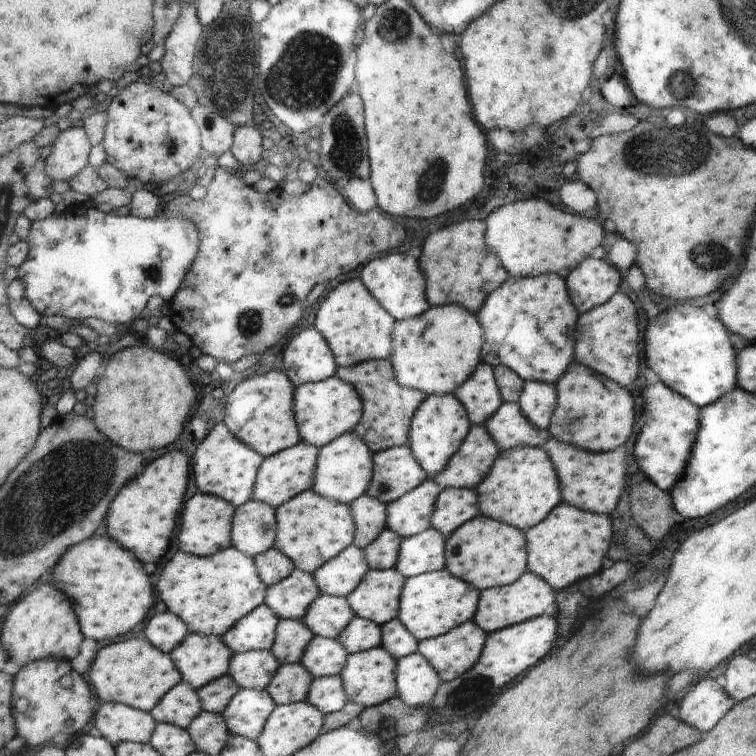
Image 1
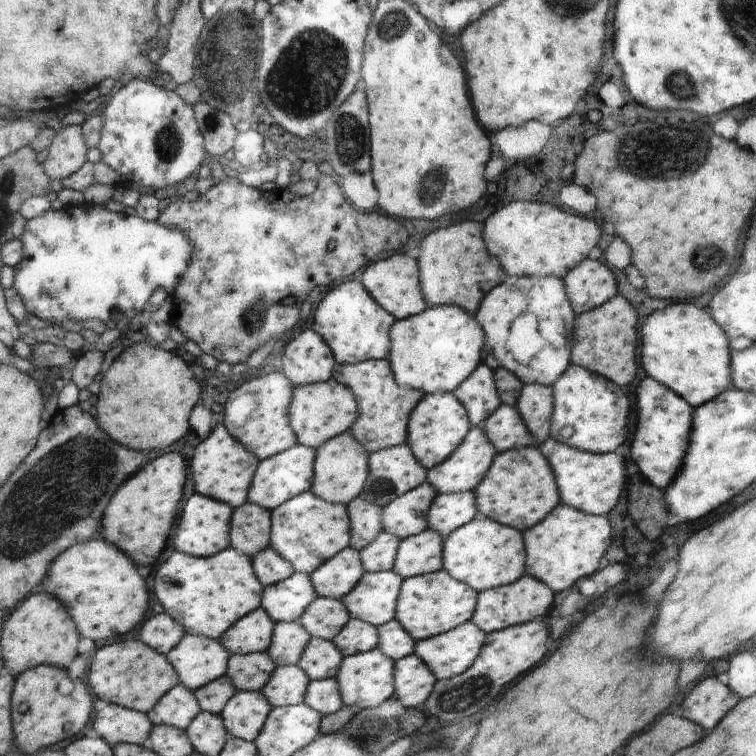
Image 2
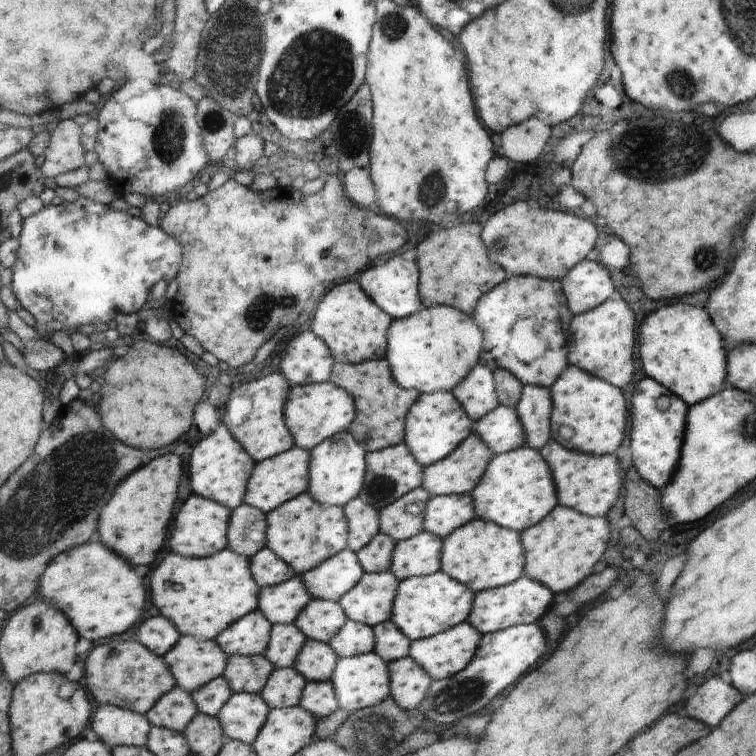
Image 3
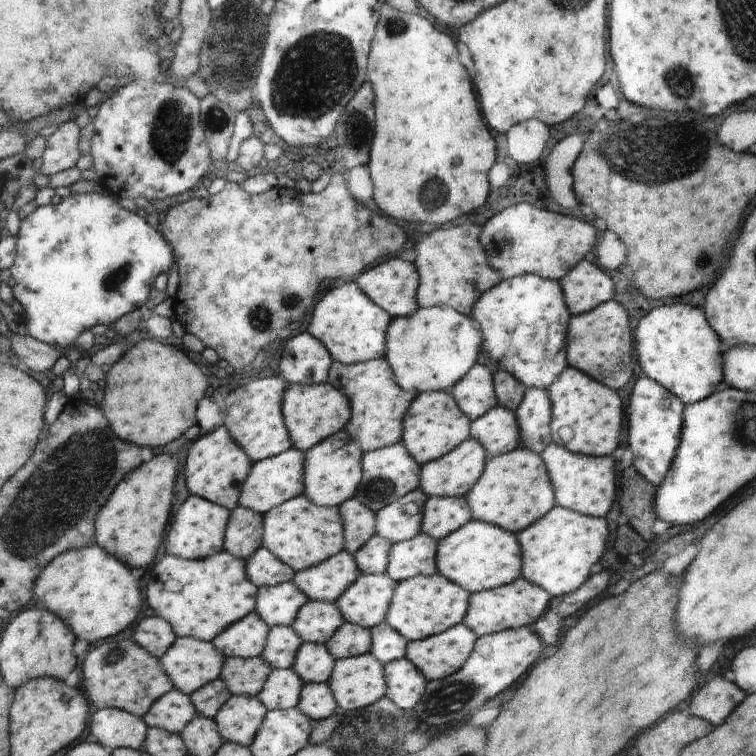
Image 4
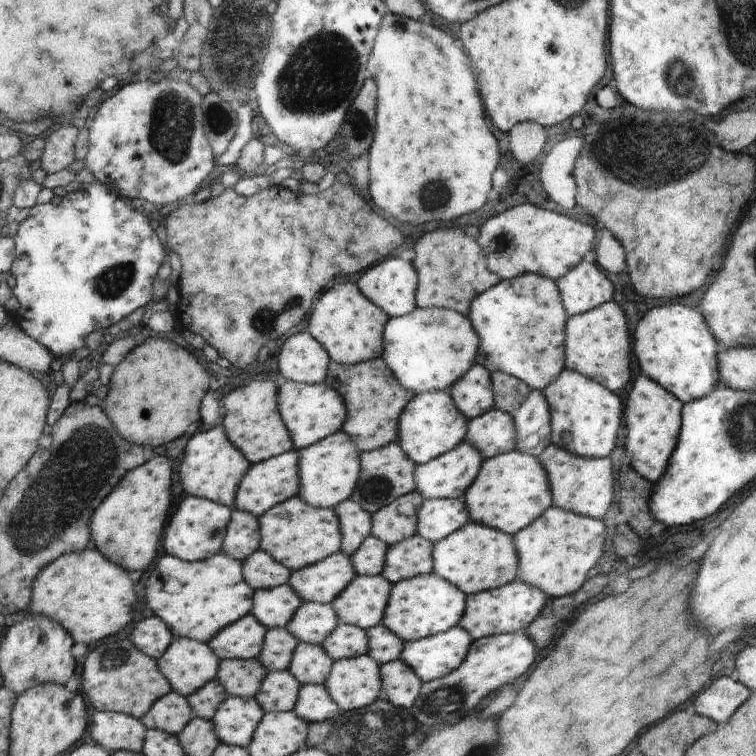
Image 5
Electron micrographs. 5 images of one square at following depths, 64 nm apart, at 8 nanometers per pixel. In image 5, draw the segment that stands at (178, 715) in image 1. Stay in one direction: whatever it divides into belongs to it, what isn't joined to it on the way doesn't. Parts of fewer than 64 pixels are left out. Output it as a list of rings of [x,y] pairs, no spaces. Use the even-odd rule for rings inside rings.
[[[173,690],[163,695],[142,720],[149,729],[164,730],[179,736],[195,716],[189,697]]]

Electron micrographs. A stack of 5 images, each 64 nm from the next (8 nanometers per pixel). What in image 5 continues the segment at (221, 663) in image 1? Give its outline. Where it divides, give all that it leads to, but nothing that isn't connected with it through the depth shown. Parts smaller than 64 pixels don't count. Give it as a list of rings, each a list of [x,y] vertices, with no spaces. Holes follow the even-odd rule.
[[[177,637],[159,663],[173,690],[189,697],[219,678],[222,660],[210,643]]]

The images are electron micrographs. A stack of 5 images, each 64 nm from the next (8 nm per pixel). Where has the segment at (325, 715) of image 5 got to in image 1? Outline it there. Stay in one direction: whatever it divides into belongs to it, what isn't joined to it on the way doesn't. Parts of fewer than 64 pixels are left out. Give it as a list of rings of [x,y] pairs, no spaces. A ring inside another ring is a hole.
[[[339,675],[314,677],[308,703],[312,703],[325,714],[331,714],[342,710],[347,701],[344,682]]]

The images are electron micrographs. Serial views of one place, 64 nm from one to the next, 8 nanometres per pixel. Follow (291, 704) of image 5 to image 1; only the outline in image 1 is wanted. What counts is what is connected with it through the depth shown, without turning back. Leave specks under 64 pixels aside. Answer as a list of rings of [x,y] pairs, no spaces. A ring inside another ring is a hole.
[[[284,663],[266,690],[278,705],[307,701],[313,680],[302,663]]]

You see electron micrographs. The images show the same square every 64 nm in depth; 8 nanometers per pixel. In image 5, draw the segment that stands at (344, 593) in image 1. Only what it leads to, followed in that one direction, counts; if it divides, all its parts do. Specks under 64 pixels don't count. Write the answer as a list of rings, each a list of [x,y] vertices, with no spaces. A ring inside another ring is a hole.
[[[340,552],[291,573],[288,584],[303,601],[328,604],[354,580],[351,558]]]

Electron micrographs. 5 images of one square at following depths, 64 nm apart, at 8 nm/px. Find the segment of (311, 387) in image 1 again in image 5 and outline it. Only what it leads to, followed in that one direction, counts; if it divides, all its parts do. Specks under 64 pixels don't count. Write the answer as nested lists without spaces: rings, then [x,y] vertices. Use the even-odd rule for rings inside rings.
[[[281,378],[278,385],[280,418],[283,418],[284,426],[287,426],[296,450],[304,450],[340,431],[346,420],[347,406],[344,406],[344,399],[340,398],[336,390],[332,390],[325,382],[306,384]]]

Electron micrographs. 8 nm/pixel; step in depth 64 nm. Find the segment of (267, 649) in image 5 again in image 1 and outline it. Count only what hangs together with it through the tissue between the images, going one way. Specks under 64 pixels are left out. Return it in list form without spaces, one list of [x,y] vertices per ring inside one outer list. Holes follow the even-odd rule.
[[[280,619],[275,645],[270,651],[281,664],[301,663],[314,636],[302,620]]]

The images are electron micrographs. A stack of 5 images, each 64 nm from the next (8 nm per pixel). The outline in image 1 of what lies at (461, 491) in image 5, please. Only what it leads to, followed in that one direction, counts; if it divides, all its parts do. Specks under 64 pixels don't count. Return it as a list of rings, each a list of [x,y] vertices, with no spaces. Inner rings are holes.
[[[472,424],[459,453],[442,473],[430,478],[442,489],[476,489],[489,476],[501,450],[486,426]]]

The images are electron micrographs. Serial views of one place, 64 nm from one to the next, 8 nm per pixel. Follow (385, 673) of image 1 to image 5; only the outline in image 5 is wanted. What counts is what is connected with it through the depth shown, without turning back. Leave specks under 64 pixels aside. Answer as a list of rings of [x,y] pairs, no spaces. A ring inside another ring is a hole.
[[[368,653],[335,661],[324,686],[342,712],[366,708],[382,695],[381,665]]]

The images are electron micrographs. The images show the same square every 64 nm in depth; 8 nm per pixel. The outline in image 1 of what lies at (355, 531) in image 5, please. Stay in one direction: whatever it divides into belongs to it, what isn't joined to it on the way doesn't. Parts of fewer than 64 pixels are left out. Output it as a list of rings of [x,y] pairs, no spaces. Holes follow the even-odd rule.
[[[365,493],[349,506],[356,526],[353,544],[364,551],[387,528],[387,504]]]

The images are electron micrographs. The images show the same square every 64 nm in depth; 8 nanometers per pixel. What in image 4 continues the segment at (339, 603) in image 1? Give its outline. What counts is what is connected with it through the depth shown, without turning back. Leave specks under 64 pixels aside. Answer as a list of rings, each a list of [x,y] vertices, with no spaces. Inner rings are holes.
[[[315,600],[306,602],[298,610],[291,627],[303,641],[325,644],[344,621],[334,603]]]

